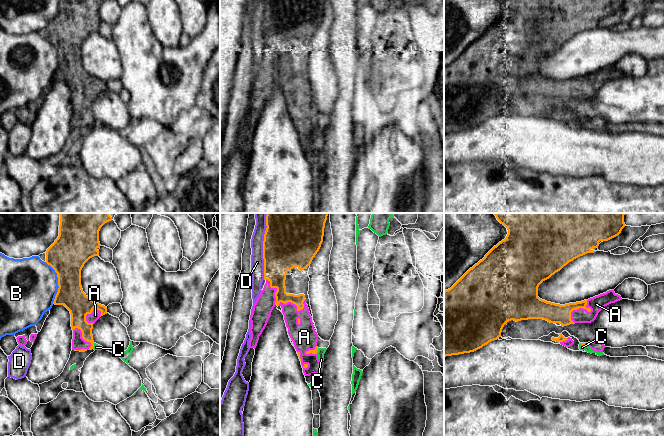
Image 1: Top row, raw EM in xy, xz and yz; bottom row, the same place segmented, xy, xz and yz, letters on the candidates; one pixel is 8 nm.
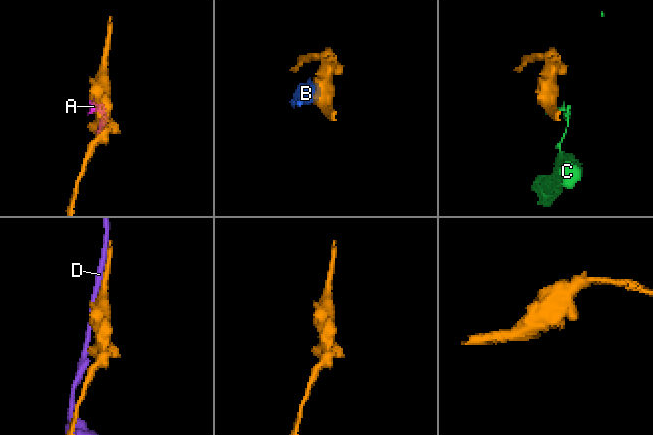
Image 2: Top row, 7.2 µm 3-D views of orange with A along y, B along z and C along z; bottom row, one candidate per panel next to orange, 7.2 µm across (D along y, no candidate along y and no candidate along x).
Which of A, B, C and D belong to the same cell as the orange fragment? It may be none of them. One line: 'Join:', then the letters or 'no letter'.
Join: A

